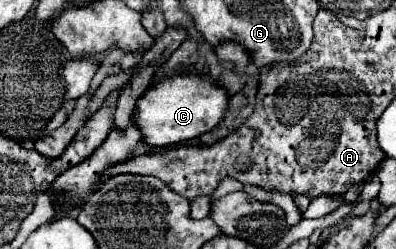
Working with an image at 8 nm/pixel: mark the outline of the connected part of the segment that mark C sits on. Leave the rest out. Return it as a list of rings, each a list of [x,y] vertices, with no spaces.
[[[172,76],[156,82],[136,102],[136,120],[150,146],[170,146],[212,130],[228,108],[228,94],[224,88],[200,76]]]

